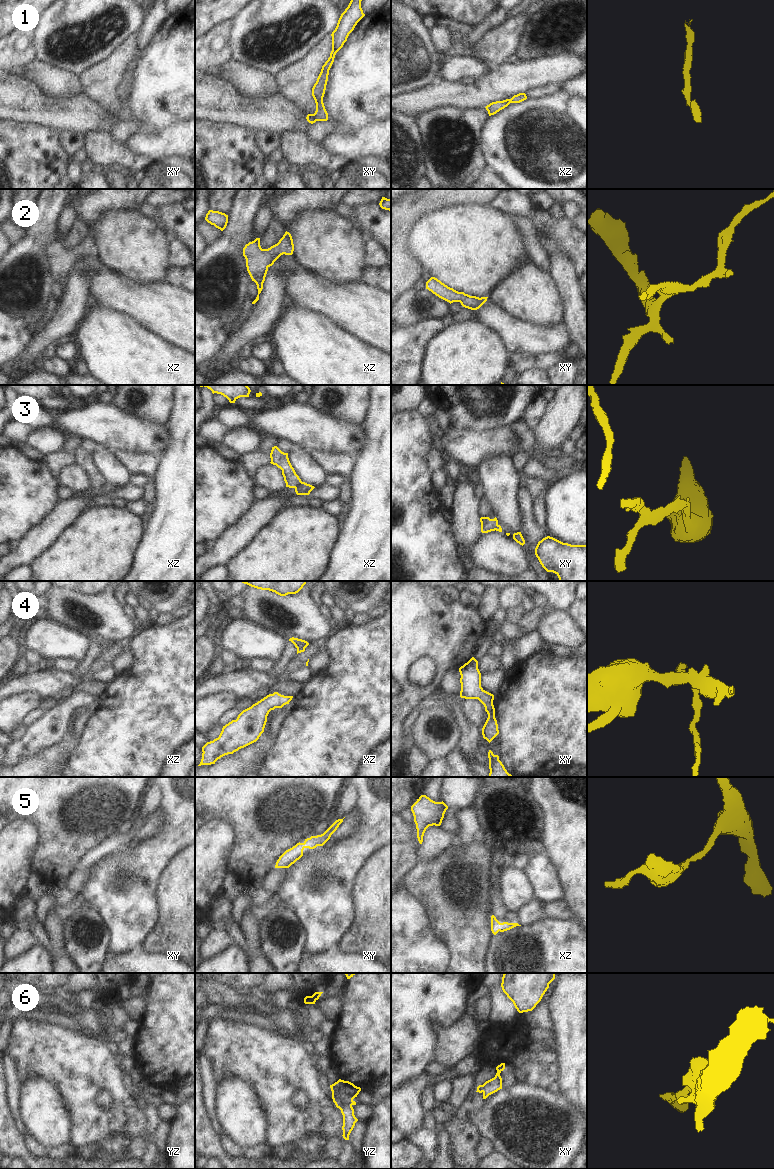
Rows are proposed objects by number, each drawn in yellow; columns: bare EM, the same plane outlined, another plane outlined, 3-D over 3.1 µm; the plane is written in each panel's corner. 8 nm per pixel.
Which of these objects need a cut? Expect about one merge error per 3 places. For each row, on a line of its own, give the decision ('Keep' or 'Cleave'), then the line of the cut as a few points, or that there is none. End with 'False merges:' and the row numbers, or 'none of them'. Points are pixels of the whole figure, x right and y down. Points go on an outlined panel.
1: Keep. No split
2: Keep. No split
3: Cleave. Split along xz (301, 481), (295, 488)
4: Keep. No split
5: Keep. No split
6: Keep. No split
False merges: 3.

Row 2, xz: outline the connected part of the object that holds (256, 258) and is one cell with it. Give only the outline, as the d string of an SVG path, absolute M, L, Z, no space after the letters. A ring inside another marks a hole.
M285 232L279 242L268 249L262 249L260 246L260 238L249 242L243 248L243 256L246 259L247 271L257 285L258 295L252 302L255 304L259 300L259 294L263 289L263 283L268 268L283 254L292 255L294 244L292 236L289 232Z

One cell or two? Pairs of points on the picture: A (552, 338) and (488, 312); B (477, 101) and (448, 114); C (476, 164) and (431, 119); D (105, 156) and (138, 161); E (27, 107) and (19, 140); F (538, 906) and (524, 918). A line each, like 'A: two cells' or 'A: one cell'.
A: one cell
B: two cells
C: one cell
D: one cell
E: two cells
F: one cell

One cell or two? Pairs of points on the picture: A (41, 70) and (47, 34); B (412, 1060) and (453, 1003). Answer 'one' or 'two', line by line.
A: two
B: one

